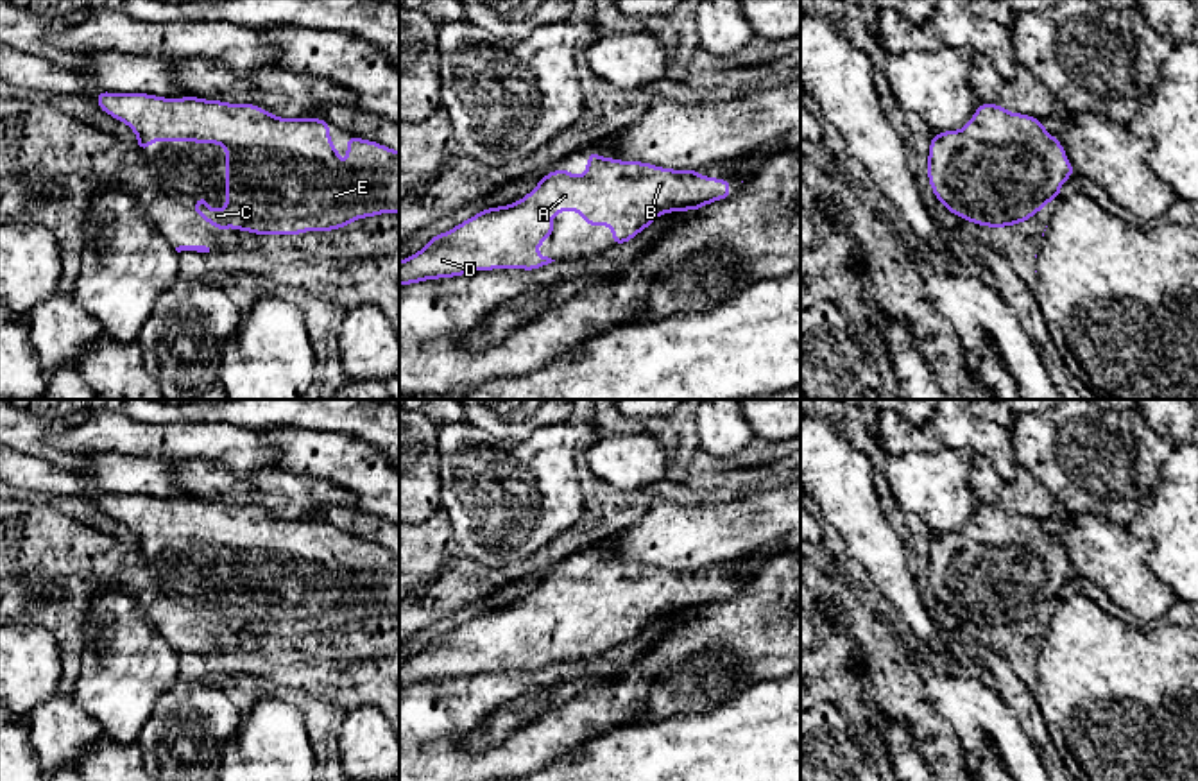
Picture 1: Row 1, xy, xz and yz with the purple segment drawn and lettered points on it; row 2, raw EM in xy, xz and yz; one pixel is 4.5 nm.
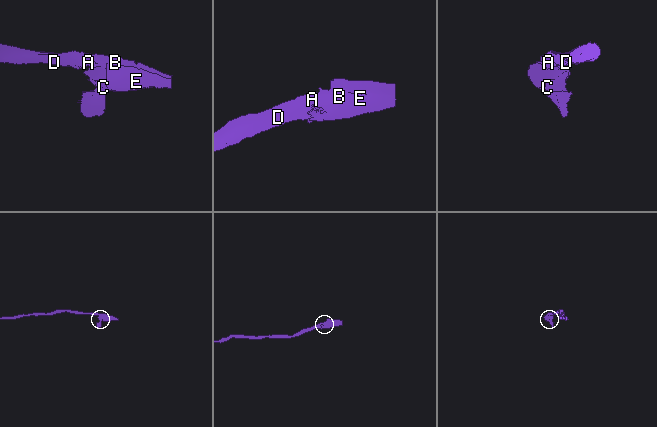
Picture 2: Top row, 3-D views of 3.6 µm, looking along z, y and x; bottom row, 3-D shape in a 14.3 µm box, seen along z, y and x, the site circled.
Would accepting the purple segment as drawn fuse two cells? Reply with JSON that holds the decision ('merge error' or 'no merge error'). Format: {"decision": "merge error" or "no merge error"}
{"decision": "no merge error"}

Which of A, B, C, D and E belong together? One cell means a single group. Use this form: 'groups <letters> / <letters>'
groups A B C D E

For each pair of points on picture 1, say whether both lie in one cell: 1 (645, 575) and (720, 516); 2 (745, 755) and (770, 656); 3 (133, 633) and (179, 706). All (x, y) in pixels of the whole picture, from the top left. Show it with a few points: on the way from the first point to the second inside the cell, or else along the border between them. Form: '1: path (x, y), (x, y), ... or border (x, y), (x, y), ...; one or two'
1: border (615, 559), (677, 572); two
2: border (781, 676), (751, 685); two
3: border (178, 679), (160, 695), (144, 724); two

